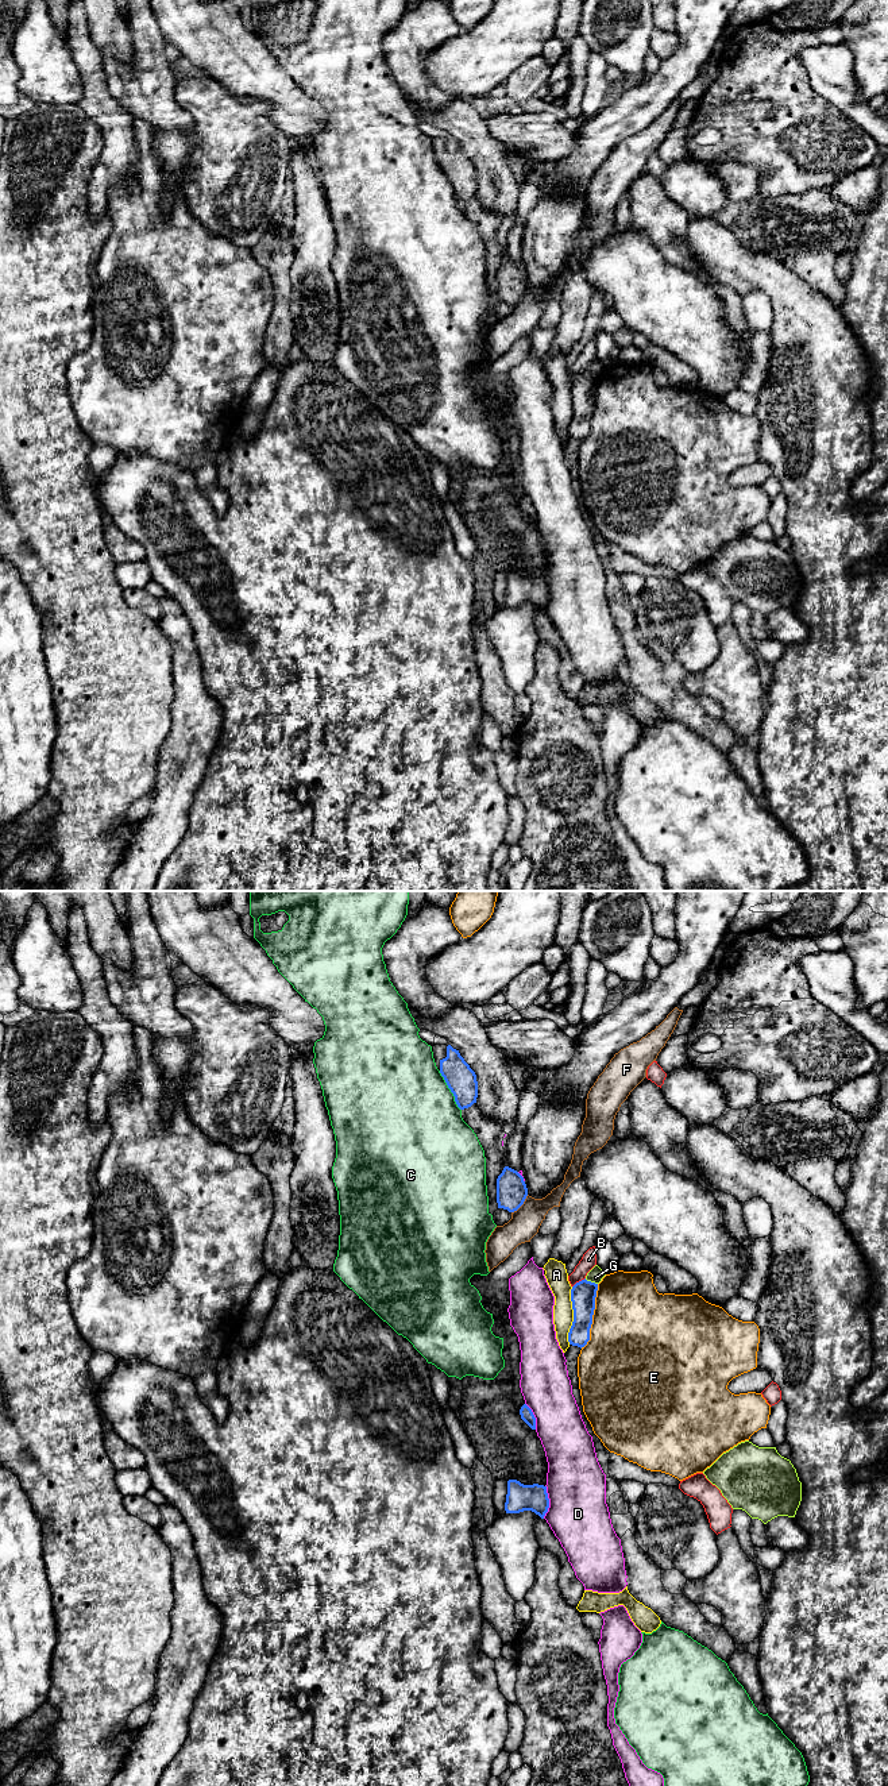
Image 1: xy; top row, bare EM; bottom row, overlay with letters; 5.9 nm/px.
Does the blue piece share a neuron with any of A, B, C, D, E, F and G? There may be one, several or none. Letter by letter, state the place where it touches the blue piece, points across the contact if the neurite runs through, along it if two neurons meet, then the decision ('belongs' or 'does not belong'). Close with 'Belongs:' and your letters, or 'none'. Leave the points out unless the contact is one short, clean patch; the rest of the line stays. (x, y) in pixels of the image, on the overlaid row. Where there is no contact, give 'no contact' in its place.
A: meets blue in xy at (574, 1315); border along xy (572, 1287), (572, 1324), (568, 1333), (568, 1343); does not belong
B: meets blue in xy at (579, 1281); does not belong
C: meets blue in xy at (451, 1091); does not belong
D: meets blue in xy at (548, 1501); does not belong
E: meets blue in xy at (591, 1316); does not belong
F: meets blue in xy at (521, 1204); border along xy (528, 1195), (512, 1212); does not belong
G: meets blue in xy at (590, 1281); does not belong
Belongs: none

